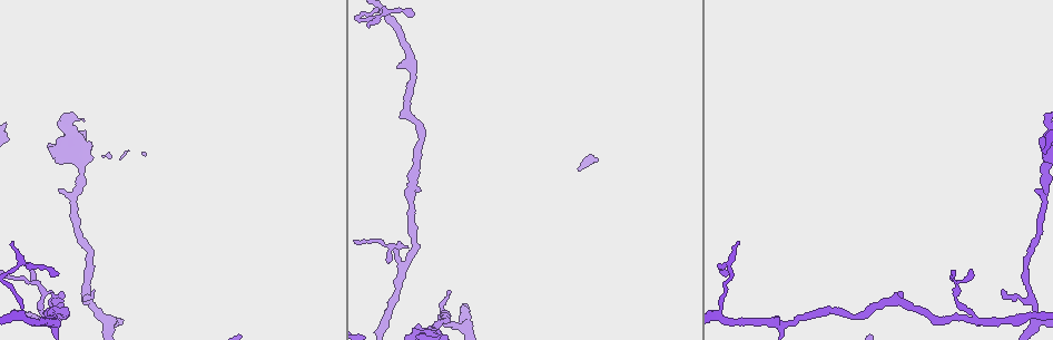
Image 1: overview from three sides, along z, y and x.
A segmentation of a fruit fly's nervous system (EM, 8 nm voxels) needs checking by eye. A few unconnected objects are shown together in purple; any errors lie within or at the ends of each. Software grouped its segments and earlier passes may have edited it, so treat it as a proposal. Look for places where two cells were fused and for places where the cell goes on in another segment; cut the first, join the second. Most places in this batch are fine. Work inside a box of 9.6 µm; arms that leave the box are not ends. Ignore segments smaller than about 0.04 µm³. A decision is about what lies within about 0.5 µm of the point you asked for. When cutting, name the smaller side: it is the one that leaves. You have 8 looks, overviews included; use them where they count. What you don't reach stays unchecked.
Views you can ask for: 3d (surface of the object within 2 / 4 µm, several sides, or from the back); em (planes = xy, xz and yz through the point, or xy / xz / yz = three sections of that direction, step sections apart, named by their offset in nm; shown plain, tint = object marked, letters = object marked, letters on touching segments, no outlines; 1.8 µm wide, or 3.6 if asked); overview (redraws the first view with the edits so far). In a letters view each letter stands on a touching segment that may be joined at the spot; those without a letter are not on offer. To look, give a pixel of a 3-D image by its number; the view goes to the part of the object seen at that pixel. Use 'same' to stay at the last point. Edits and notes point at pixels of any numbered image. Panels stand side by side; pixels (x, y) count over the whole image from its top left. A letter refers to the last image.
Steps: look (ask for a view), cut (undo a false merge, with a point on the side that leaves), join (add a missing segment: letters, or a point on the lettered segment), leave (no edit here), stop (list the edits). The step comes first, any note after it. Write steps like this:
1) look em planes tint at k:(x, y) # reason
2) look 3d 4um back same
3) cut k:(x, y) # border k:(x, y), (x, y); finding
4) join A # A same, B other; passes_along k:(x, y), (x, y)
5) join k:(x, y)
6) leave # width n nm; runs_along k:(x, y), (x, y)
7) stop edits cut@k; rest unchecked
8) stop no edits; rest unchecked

look em xy step 8 tint at 1:(31, 273) # an open end

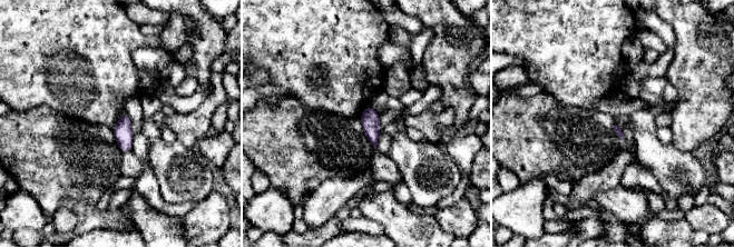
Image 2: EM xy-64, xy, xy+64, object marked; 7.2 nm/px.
look em planes letters same # another direction

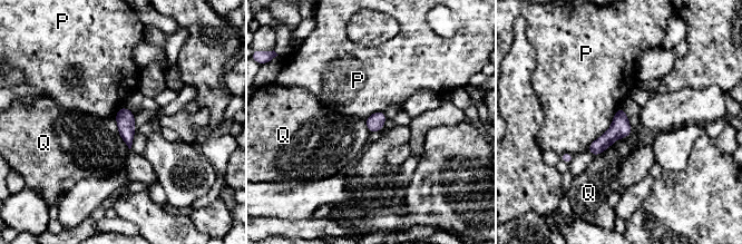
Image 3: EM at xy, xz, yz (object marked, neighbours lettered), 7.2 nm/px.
leave # P other, Q other; border 3:(633, 129), (594, 156); none of them fits

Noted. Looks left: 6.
look 3d 4um at 1:(1036, 191) # free end

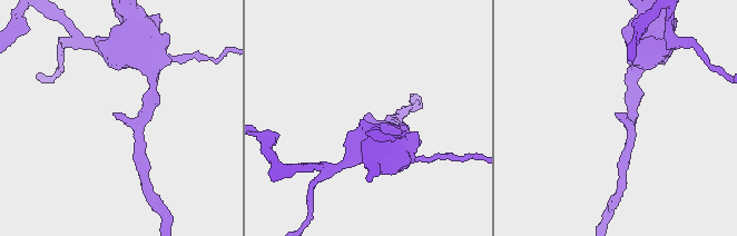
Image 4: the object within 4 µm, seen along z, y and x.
look em xz step 8 letters at 4:(366, 114) # shape alone is not enough

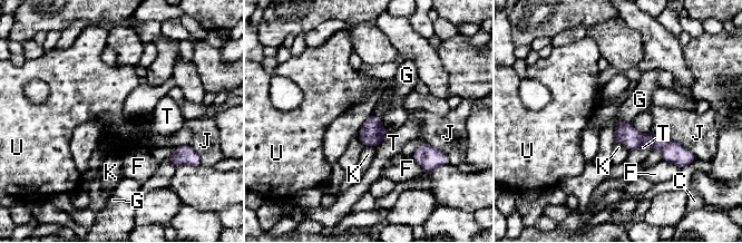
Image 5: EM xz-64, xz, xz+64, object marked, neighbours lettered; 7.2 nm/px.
look em planes letters same # another direction

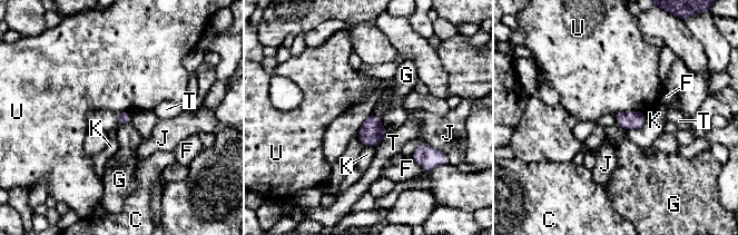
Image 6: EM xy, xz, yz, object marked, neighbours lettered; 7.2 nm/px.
leave # longest_contact U 220 nm; C other, F other, G other, J other, K other, T other, U other; border 6:(130, 121), (119, 125); no lettered segment goes on from it

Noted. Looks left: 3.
look 3d 2um at 1:(449, 291) # branch stops here

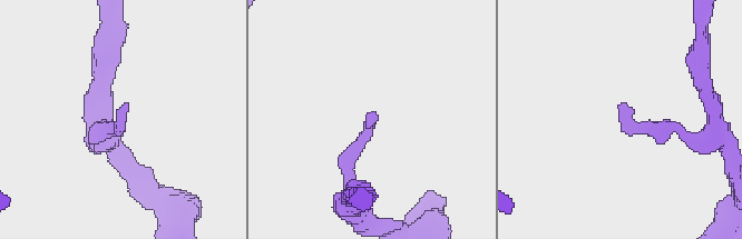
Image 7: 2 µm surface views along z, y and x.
look em planes letters at 7:(372, 121) # now the EM

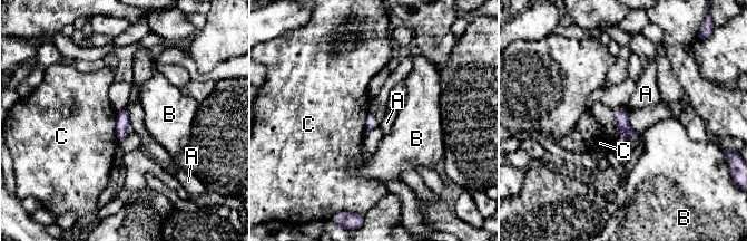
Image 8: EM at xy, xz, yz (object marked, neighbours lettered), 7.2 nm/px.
leave # A other, B other, C other; none of them fits

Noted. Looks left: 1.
look em yz step 4 letters at 1:(368, 25) # free end

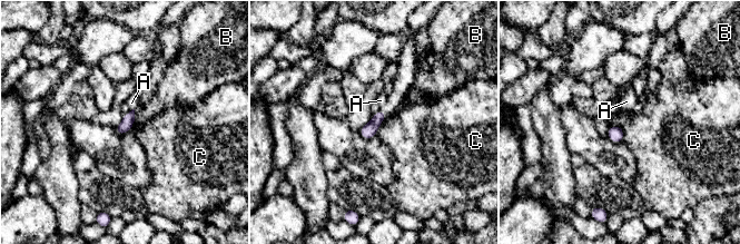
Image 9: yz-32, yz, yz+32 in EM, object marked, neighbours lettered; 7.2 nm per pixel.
leave # A other, B other, C other; border 9:(611, 125), (622, 129), (623, 139); no lettered segment goes on from it

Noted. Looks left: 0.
stop no edits; rest unchecked

